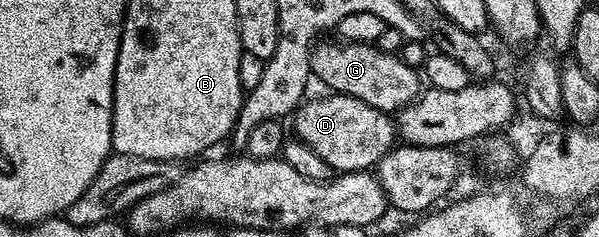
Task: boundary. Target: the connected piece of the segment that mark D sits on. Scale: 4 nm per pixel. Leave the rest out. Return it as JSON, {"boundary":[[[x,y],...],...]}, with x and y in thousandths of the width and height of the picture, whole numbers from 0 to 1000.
{"boundary":[[[543,397],[538,422],[519,422],[504,435],[492,477],[492,511],[496,506],[492,574],[513,616],[519,616],[519,633],[526,633],[526,650],[533,650],[533,667],[539,667],[539,684],[546,684],[546,700],[553,700],[558,730],[628,713],[629,688],[664,603],[663,532],[658,494],[648,473],[626,464],[626,447],[613,447],[613,430],[599,430],[599,414],[584,405]]]}

